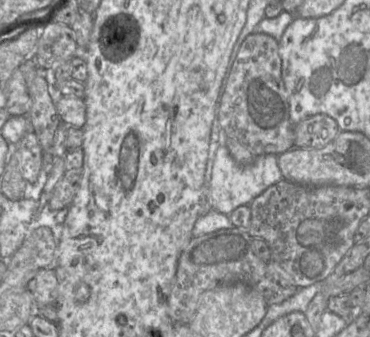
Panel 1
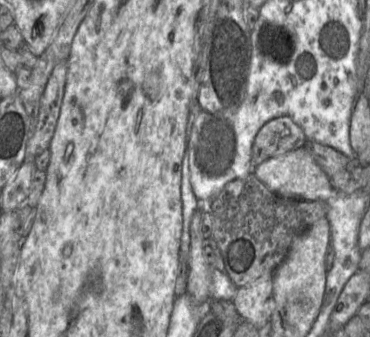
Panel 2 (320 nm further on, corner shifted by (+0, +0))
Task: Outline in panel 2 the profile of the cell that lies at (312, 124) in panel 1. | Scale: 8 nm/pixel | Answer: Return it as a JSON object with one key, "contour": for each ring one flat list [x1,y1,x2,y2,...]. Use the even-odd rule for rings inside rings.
{"contour":[[289,116,268,121,259,130,253,142,253,170,265,160,302,147,306,142,307,138,302,128]]}

